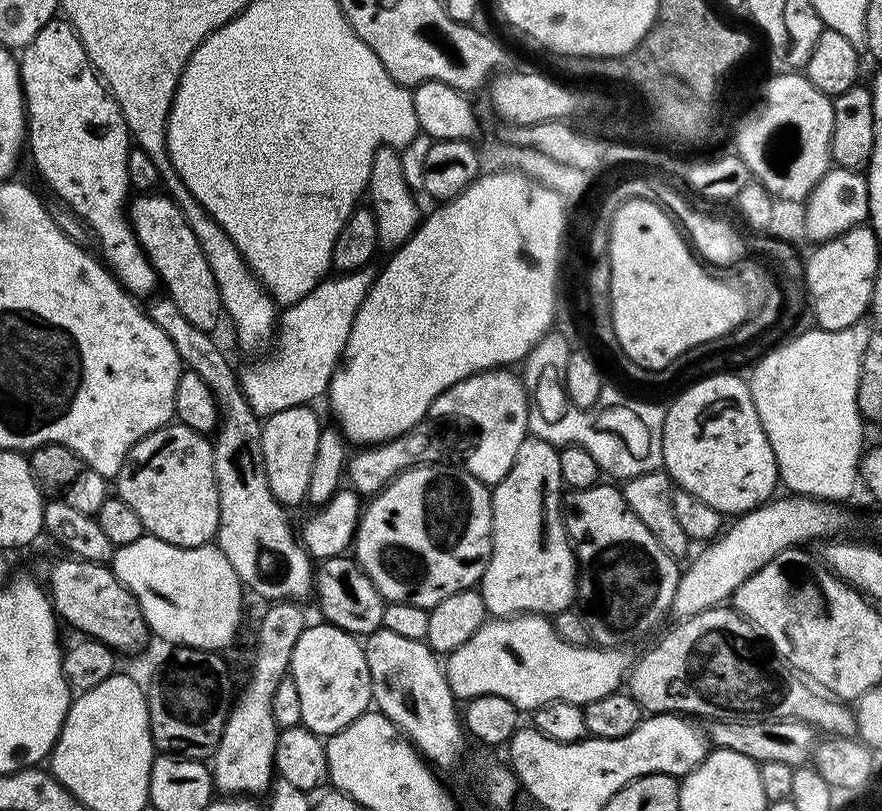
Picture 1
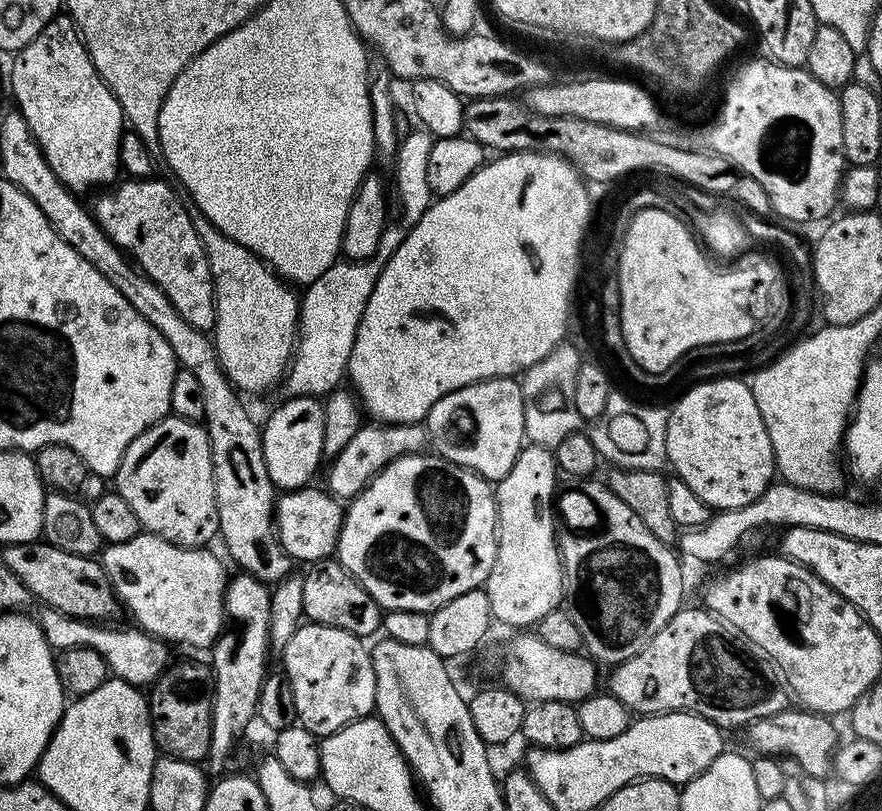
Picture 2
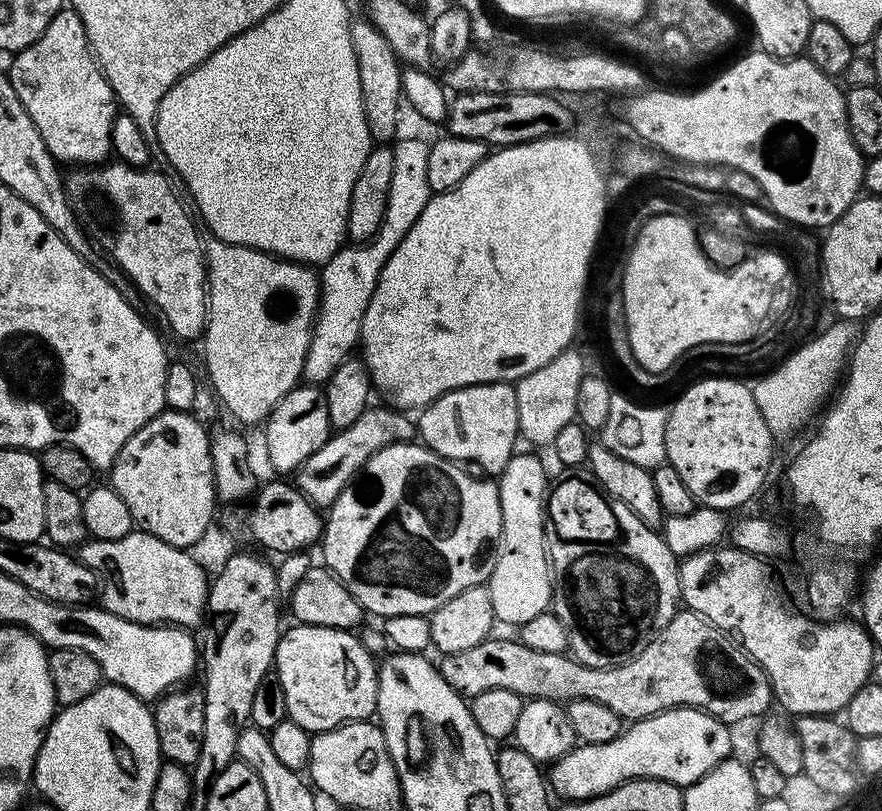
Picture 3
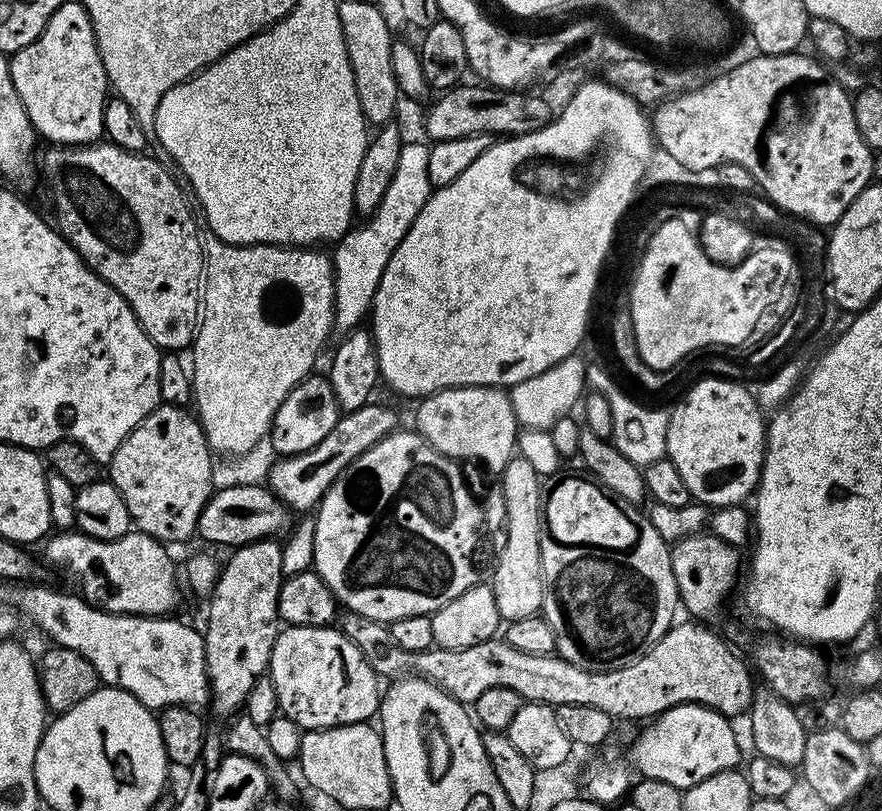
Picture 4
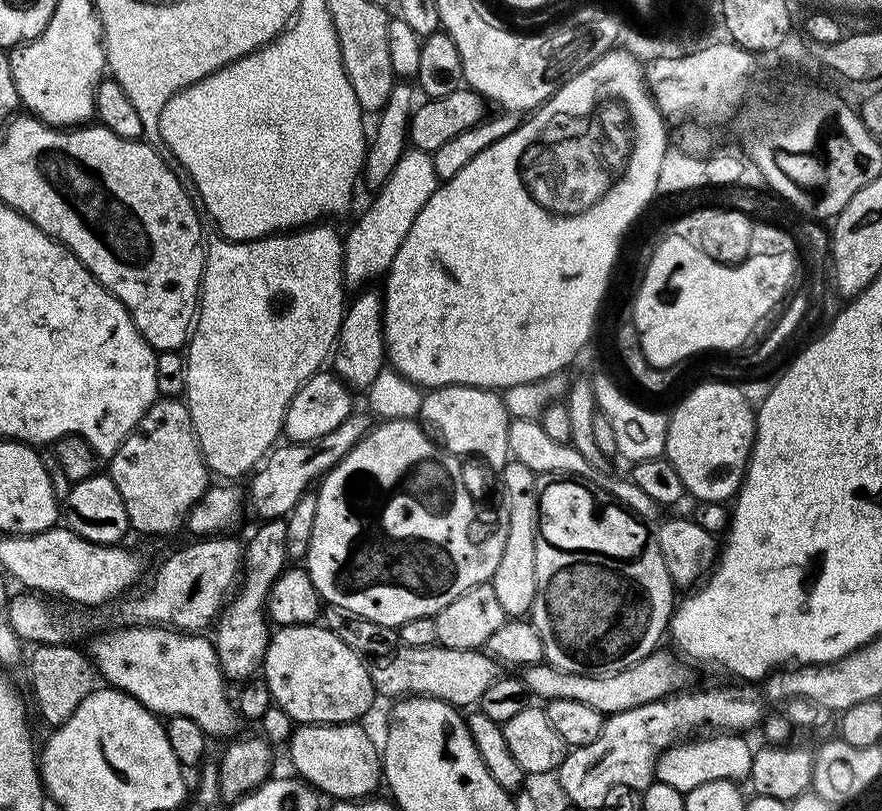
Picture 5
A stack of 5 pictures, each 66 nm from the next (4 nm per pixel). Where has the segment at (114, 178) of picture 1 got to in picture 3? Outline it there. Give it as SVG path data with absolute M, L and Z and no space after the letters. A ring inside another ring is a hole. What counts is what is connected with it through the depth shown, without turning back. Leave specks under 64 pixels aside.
M70 6L61 8L44 33L29 48L15 53L11 60L12 68L7 69L8 76L18 98L22 98L22 106L26 106L26 114L34 118L34 126L38 126L38 134L42 134L42 142L46 142L50 154L64 166L96 166L107 161L112 150L110 126L118 114L118 101L112 95L112 88L100 65L96 63L88 46L82 18L78 18L75 10Z

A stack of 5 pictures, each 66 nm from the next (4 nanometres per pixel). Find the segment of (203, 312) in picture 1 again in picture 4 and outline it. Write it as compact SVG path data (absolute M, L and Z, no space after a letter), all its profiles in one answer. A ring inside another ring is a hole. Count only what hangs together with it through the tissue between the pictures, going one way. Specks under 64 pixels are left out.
M107 142L52 146L47 150L49 152L42 156L42 180L52 191L52 208L56 211L54 224L60 235L93 272L122 294L150 342L168 354L191 349L202 315L204 246L196 233L193 209L188 209L189 197L183 187L180 189L176 185L177 177L172 177L149 154L122 150Z

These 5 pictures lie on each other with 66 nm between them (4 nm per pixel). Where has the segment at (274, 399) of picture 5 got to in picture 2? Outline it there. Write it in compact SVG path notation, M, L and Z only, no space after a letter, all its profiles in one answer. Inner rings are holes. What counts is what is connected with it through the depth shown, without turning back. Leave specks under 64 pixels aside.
M192 206L188 213L206 250L212 275L216 295L214 343L222 370L233 387L244 394L279 385L298 344L301 297L297 289L285 283L249 248L223 236L202 210Z

